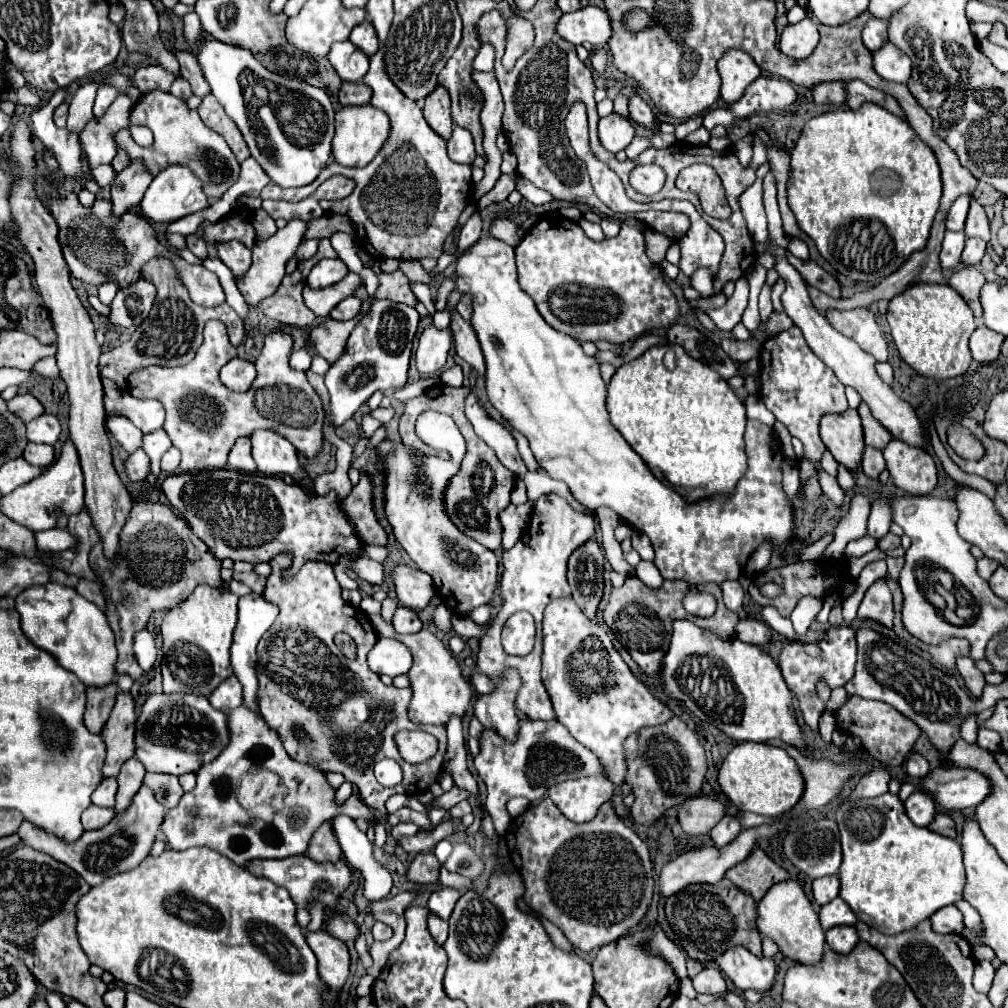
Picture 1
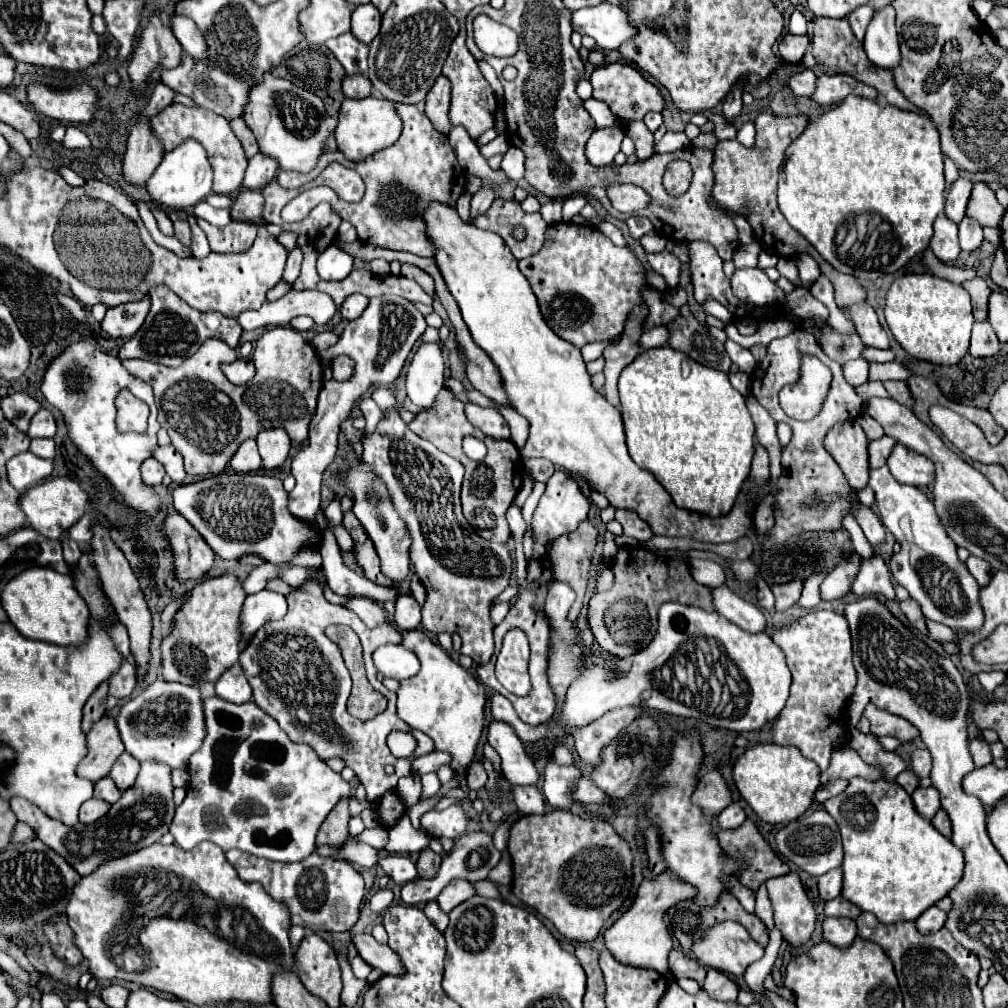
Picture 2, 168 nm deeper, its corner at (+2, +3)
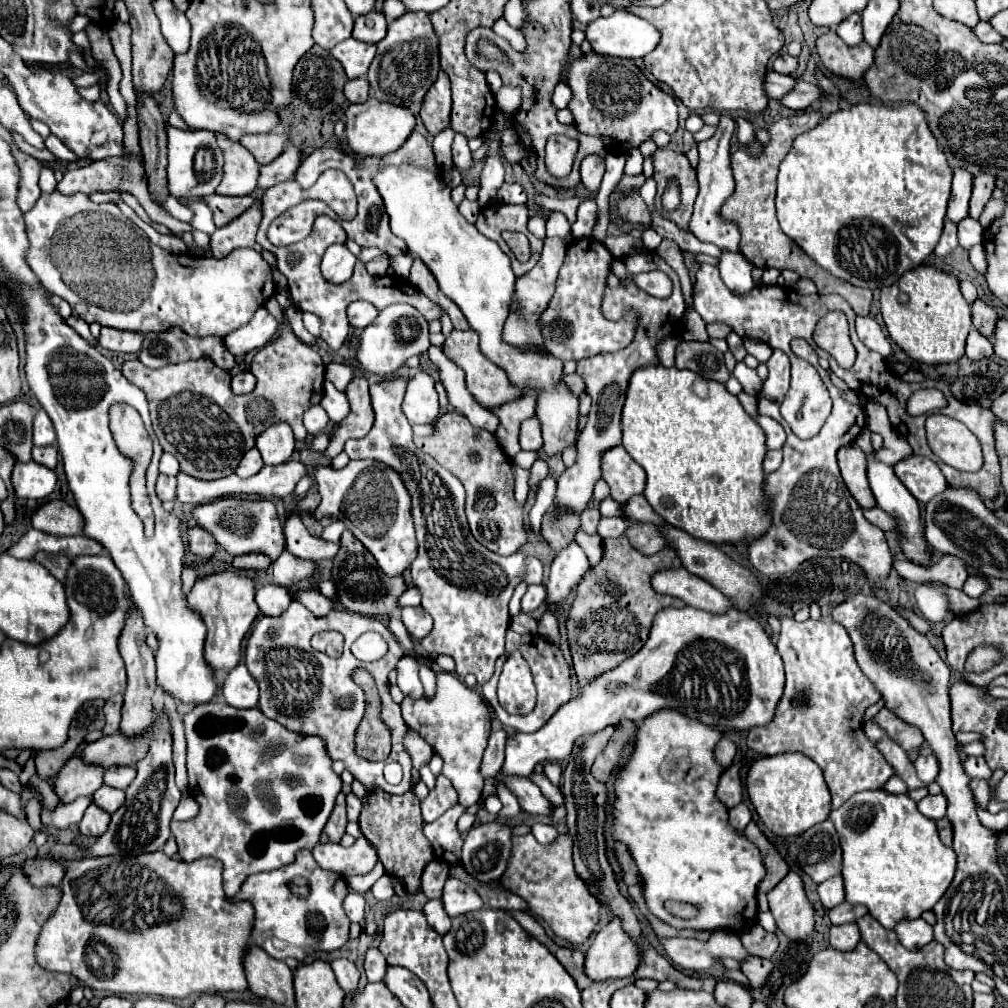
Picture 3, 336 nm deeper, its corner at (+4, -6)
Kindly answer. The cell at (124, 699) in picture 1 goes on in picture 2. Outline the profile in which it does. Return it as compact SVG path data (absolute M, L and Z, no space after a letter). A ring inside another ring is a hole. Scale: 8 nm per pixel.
M111 717L97 721L87 733L87 755L77 767L77 775L89 781L99 781L109 775L111 765L123 753L123 743L119 741L119 731Z

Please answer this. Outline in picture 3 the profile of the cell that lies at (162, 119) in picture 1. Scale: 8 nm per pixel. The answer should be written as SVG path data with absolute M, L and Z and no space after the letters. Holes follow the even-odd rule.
M217 134L217 144L223 152L223 180L217 188L217 194L223 196L245 196L257 188L259 164L253 154L245 150L239 142L225 138L225 134Z

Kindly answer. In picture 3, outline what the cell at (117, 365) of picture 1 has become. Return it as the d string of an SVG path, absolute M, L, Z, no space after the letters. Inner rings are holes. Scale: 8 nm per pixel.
M183 330L145 334L137 358L149 368L163 368L167 364L201 358L205 354L211 356L215 364L225 370L231 370L235 366L235 358L229 354L229 350L225 350L223 338L191 338Z

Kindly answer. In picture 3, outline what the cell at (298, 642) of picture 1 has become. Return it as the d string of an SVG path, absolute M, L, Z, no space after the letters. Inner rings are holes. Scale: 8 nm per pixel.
M291 604L285 614L281 616L281 622L257 622L247 646L245 646L245 666L249 674L257 680L261 696L259 696L259 708L265 716L281 722L287 730L309 734L309 736L319 736L325 740L325 748L331 760L343 760L347 770L359 780L365 790L375 790L381 788L389 794L405 794L411 788L411 758L409 752L403 746L403 738L407 734L407 724L401 716L399 706L393 702L389 694L389 682L387 674L395 668L395 662L405 654L397 638L387 630L387 626L369 616L361 616L351 610L335 610L323 618L315 618L305 606L301 604ZM323 630L339 630L345 634L345 654L341 658L331 658L327 654L315 652L309 644L311 636ZM363 632L379 632L385 642L389 644L387 654L381 660L375 662L361 662L351 654L351 644L363 634ZM353 668L369 668L369 672L375 678L375 684L381 694L381 702L385 712L381 718L385 724L391 728L393 736L393 750L391 756L383 762L369 762L363 756L355 752L355 730L361 722L361 716L365 712L365 696L363 690L351 680L351 670ZM343 696L351 698L351 704L347 708L339 708L337 700ZM387 762L399 762L403 766L403 782L399 786L391 786L383 778L383 766Z

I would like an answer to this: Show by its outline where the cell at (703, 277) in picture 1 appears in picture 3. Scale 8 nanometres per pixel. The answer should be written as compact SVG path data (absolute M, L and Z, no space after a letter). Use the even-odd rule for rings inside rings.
M731 332L729 334L729 338L727 338L727 344L729 344L729 352L737 358L737 360L743 360L745 358L745 348L743 348L743 340L741 340L741 336L737 336L735 332Z

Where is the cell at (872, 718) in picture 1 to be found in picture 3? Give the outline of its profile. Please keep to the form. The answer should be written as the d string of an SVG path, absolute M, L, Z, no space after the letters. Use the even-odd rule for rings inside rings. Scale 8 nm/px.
M887 708L879 710L877 716L873 718L873 722L877 722L877 726L881 726L889 734L889 738L893 738L905 752L917 750L923 744L923 734L917 728L913 728L913 726L905 724L903 720L899 720Z

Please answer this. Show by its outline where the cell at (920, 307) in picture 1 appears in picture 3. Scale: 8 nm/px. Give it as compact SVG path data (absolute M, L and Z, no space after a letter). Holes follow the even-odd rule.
M919 266L905 272L897 284L881 290L881 314L891 340L917 362L949 364L961 360L963 354L967 354L969 360L993 356L993 344L989 338L971 330L971 306L961 296L959 280L953 274L931 266Z

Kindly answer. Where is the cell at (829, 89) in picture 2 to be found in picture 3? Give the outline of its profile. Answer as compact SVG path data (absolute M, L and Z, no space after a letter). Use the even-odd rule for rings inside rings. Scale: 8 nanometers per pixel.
M797 80L797 86L785 98L781 98L781 104L787 106L787 108L791 108L791 110L803 112L805 108L813 106L815 102L819 102L823 98L825 98L825 92L819 86L809 84L805 80Z

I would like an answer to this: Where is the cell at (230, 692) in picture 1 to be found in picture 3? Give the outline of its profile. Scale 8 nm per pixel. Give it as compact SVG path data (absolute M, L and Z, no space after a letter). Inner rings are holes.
M241 662L233 668L223 682L223 698L233 708L255 708L259 702L259 688L257 682L247 672L245 664Z

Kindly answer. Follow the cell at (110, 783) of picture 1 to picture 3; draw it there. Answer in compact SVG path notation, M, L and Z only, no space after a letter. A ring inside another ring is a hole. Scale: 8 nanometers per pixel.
M103 784L99 790L95 790L93 802L95 802L99 808L103 808L105 812L113 814L113 812L125 802L125 792L121 792L121 790L117 790L117 788L111 788L111 786L105 786L105 784Z

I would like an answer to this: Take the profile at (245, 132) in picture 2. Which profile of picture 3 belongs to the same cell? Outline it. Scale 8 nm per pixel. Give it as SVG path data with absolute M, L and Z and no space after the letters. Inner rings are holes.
M275 130L269 134L245 134L241 138L241 144L255 156L259 164L269 164L275 160L283 148L285 148L287 136L283 130Z

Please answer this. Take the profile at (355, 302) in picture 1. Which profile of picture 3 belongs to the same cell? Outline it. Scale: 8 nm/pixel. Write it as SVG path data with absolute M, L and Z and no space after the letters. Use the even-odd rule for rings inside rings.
M353 302L353 304L349 304L349 308L347 308L347 316L349 316L349 324L353 326L353 328L365 328L367 324L371 324L373 320L375 320L375 316L377 316L379 312L375 310L375 306L373 304L369 304L369 302Z

